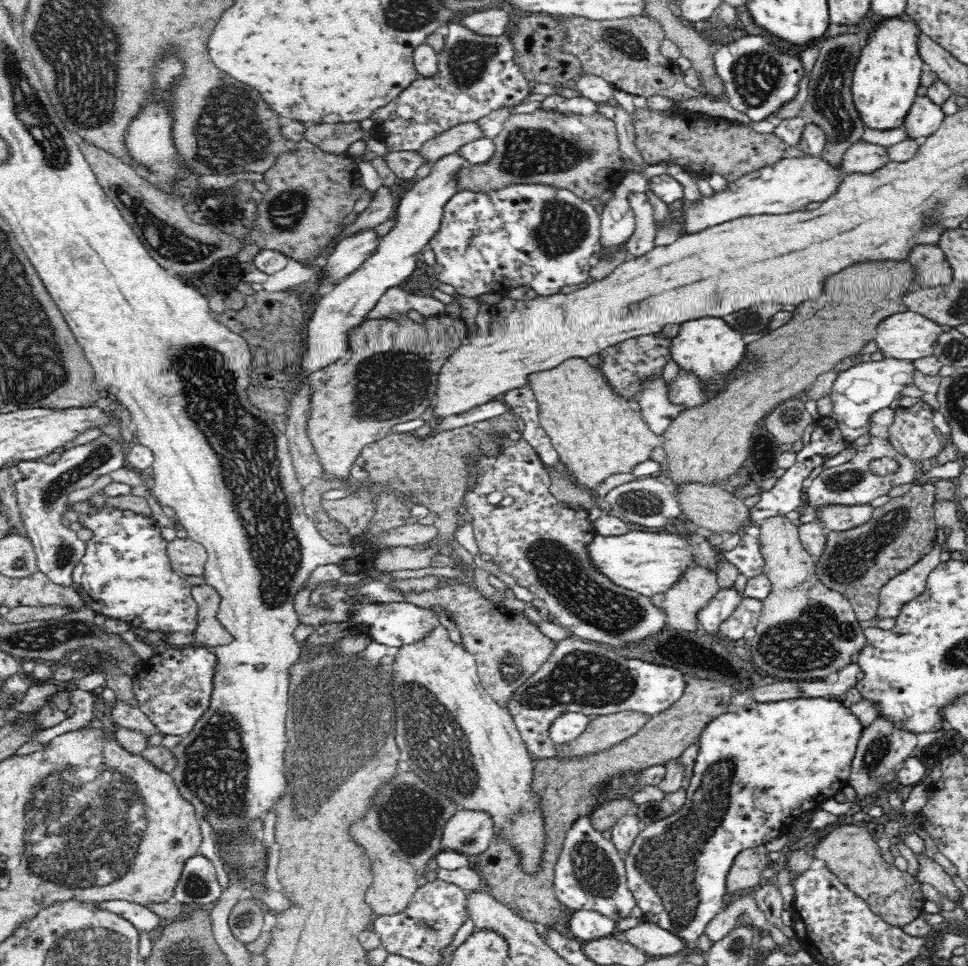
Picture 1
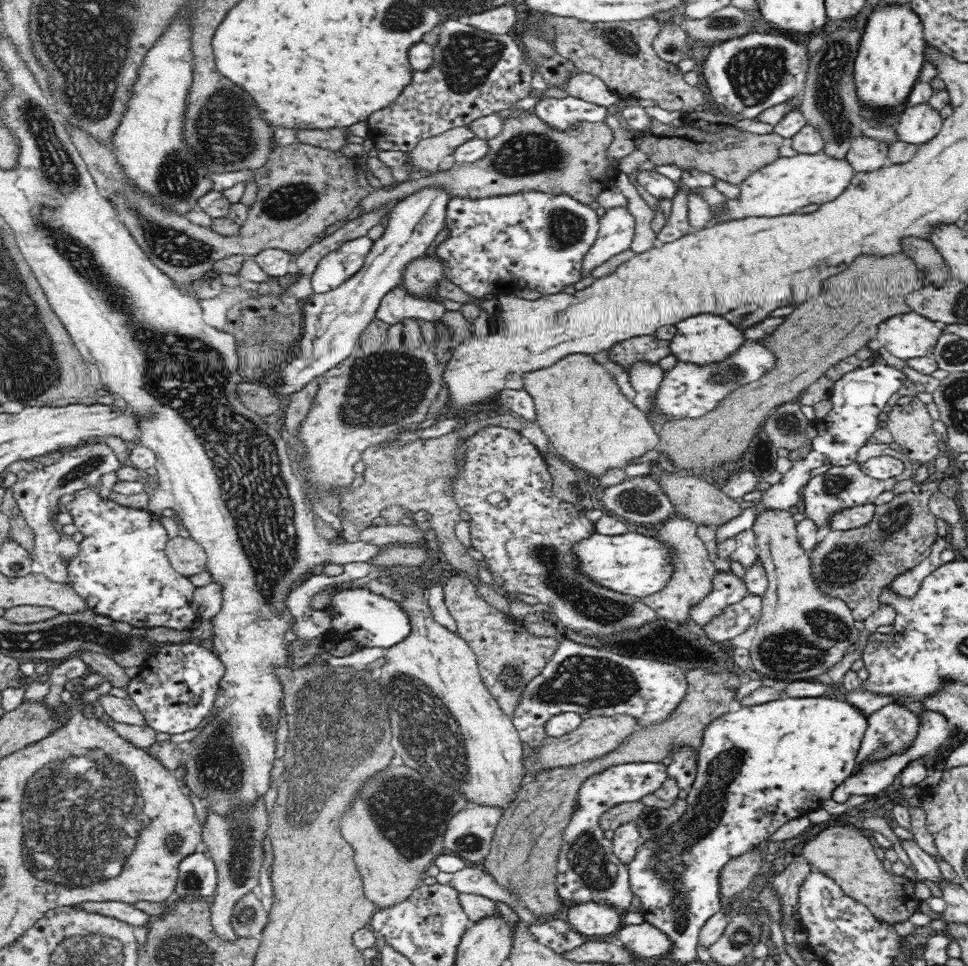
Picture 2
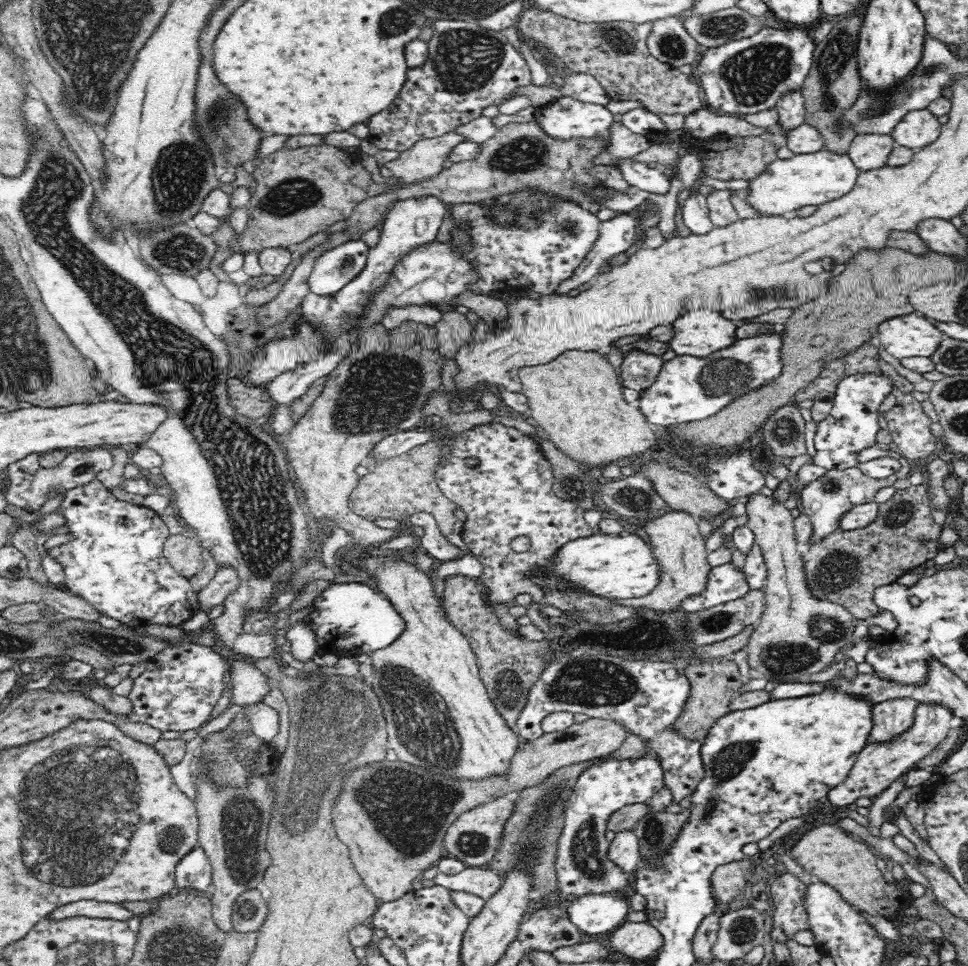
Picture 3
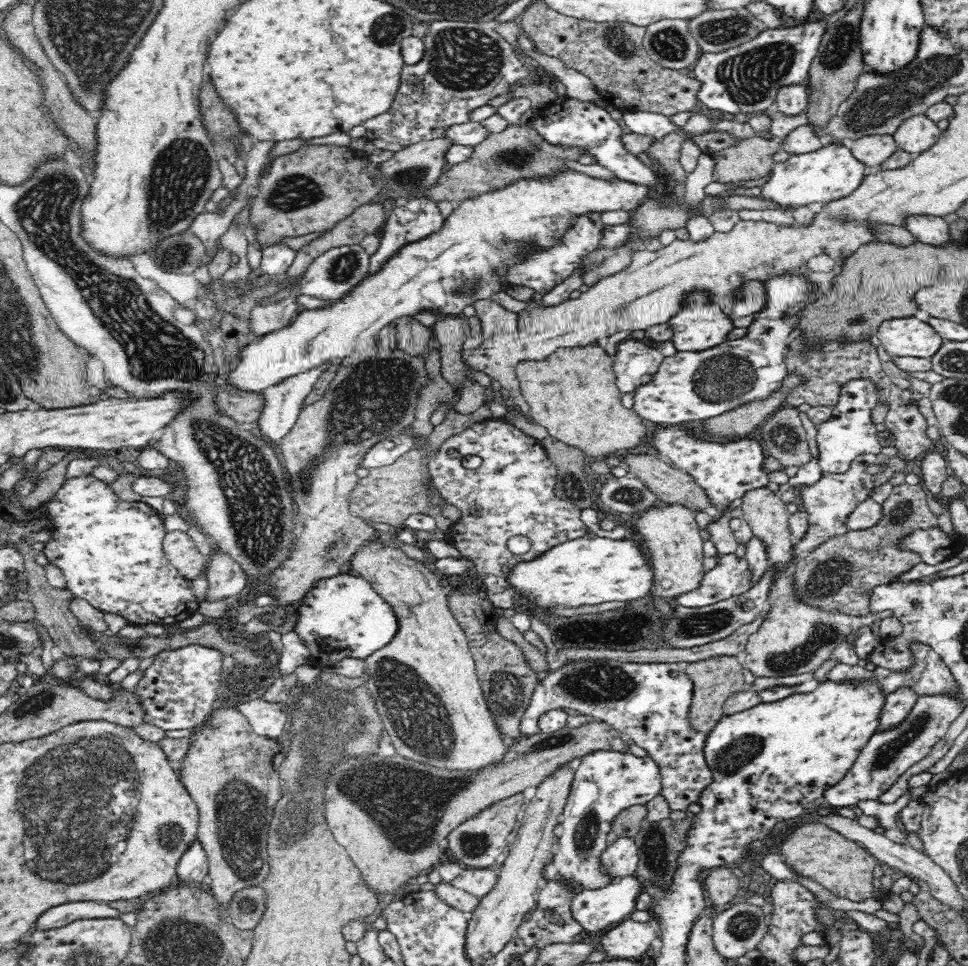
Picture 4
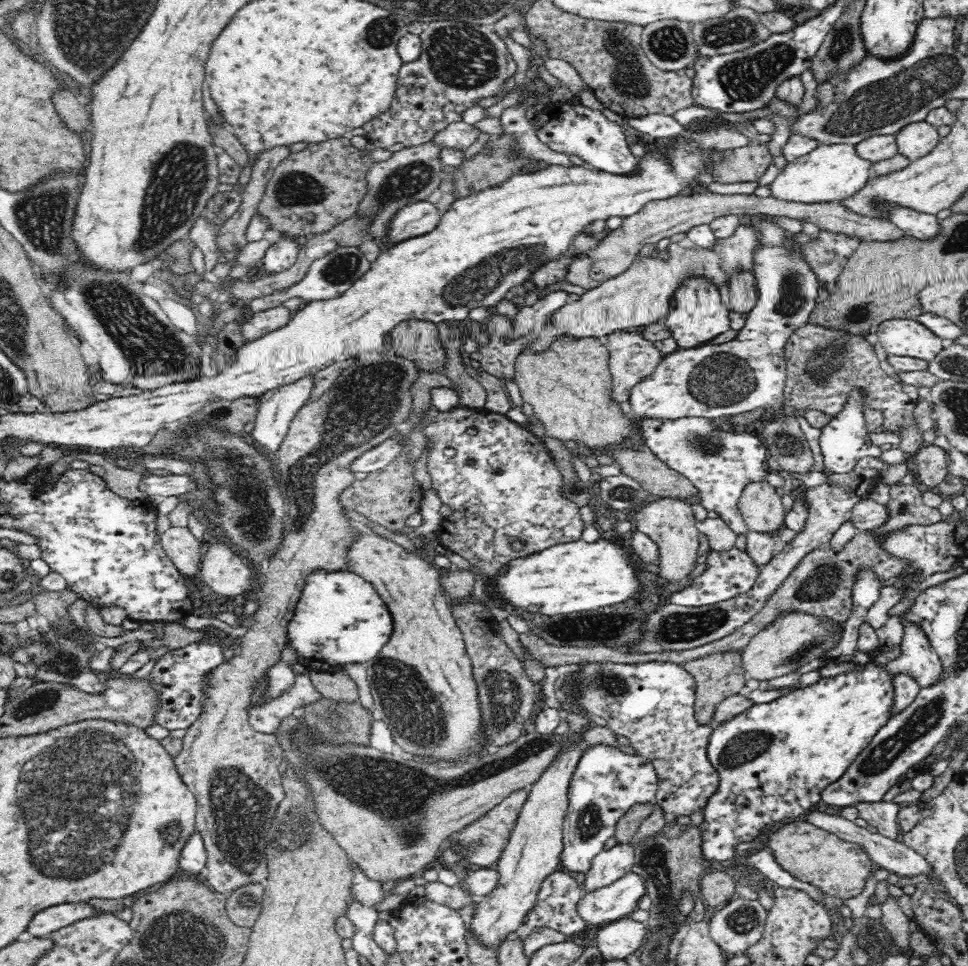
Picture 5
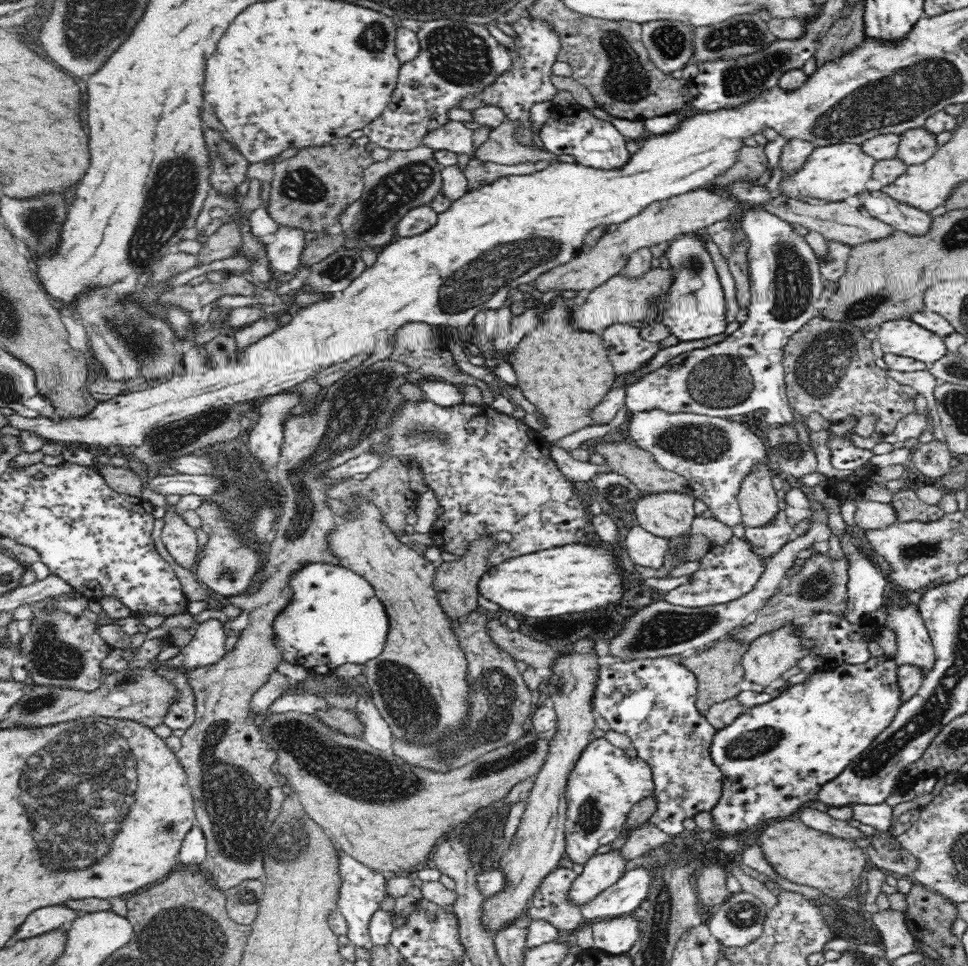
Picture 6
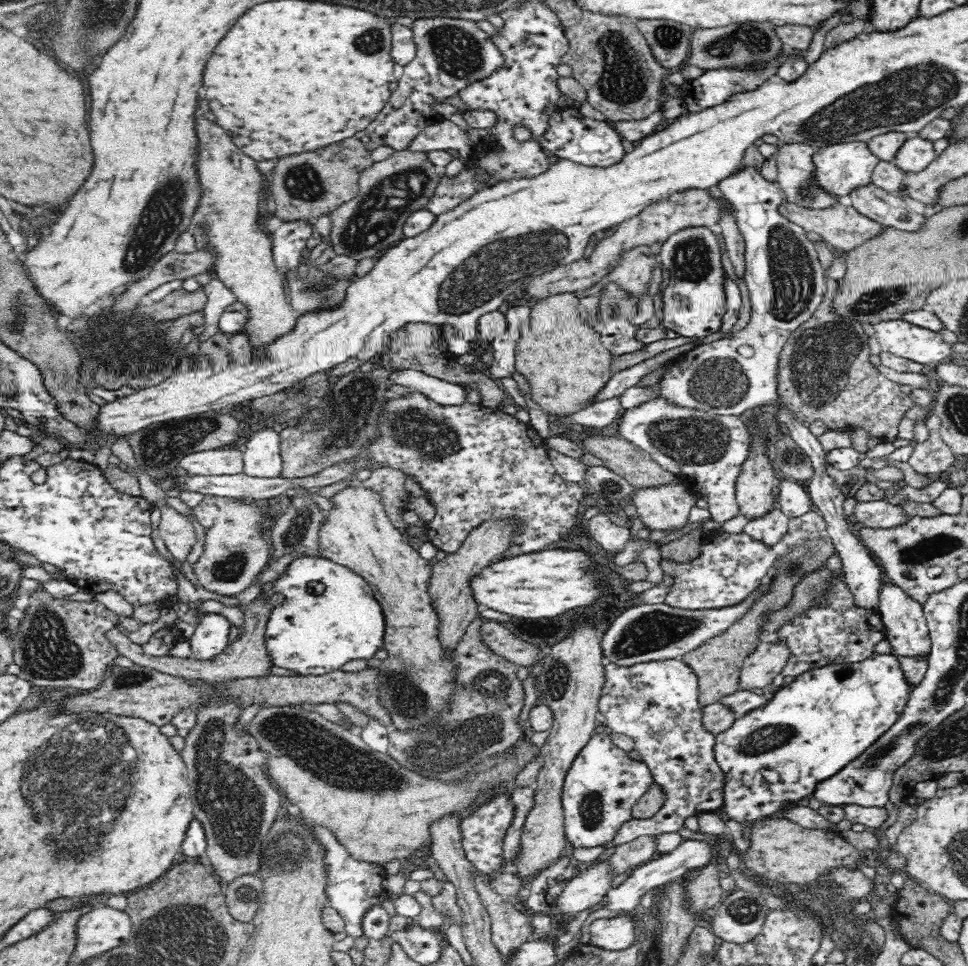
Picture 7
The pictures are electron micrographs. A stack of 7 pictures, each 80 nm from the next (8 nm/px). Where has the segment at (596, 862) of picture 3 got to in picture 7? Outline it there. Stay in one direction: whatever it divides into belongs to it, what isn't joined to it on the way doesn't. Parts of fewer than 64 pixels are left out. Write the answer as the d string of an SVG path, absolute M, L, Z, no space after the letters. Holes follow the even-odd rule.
M594 734L580 754L570 766L566 780L564 780L563 806L565 837L570 842L572 850L580 848L594 848L606 846L612 842L622 828L624 821L631 819L632 808L641 797L644 797L653 787L653 776L648 765L636 755L629 755L616 747L606 734Z

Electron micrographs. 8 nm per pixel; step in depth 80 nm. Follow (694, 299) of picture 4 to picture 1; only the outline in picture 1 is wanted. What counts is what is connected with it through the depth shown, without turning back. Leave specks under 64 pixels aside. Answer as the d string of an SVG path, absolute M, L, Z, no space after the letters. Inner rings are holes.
M702 318L682 324L680 333L672 339L669 351L679 370L693 375L701 386L704 404L712 402L726 390L728 374L731 374L745 357L745 336L734 331L723 319Z

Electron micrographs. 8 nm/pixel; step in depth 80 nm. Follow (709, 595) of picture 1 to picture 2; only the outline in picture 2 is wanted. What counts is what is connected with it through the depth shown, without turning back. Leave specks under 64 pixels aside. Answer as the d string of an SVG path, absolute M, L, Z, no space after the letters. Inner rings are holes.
M675 516L662 522L661 527L656 527L654 537L661 542L664 540L674 552L674 558L672 558L674 574L672 574L672 580L660 592L644 596L642 600L658 612L659 618L663 618L673 625L688 625L691 620L691 611L714 590L717 570L714 563L708 559L706 545L697 534L698 526L699 524L688 520L688 518Z

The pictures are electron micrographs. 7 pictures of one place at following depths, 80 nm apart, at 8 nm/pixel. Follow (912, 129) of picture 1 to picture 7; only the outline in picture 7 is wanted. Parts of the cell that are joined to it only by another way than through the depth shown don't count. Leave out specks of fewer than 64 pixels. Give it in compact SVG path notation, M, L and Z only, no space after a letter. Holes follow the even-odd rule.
M918 133L908 134L893 159L894 163L900 169L904 169L905 173L922 170L929 162L932 162L932 159L937 157L933 144L934 141L918 135Z

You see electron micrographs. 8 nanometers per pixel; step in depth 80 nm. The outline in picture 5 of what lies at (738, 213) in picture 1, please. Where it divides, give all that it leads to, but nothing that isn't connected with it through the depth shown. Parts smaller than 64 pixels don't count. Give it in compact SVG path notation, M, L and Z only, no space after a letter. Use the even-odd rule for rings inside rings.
M820 144L818 148L786 163L770 184L770 197L778 201L804 205L839 203L864 188L868 182L872 164L860 158L854 145Z

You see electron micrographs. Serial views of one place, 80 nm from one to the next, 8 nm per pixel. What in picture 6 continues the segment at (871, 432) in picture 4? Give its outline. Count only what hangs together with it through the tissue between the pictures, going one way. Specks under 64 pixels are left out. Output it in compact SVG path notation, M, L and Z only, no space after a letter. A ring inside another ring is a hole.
M849 414L839 421L831 422L828 427L830 434L826 439L826 448L830 450L831 466L836 470L854 471L874 457L872 449L858 448L852 442L858 420L856 415Z

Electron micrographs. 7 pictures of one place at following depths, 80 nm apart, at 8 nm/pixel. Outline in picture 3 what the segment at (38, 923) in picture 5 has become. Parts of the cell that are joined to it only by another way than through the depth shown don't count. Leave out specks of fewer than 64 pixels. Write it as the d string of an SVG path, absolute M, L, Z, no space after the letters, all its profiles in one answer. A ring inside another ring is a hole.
M80 901L56 908L49 916L54 919L63 919L70 915L88 915L92 918L109 918L126 922L132 918L138 918L132 910L120 906L118 903L98 902L98 901Z

